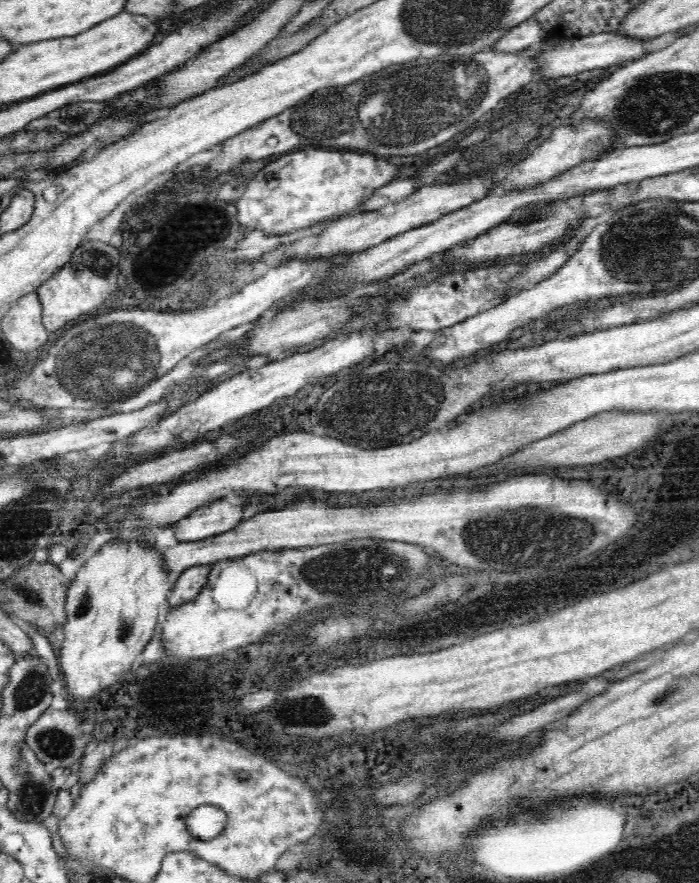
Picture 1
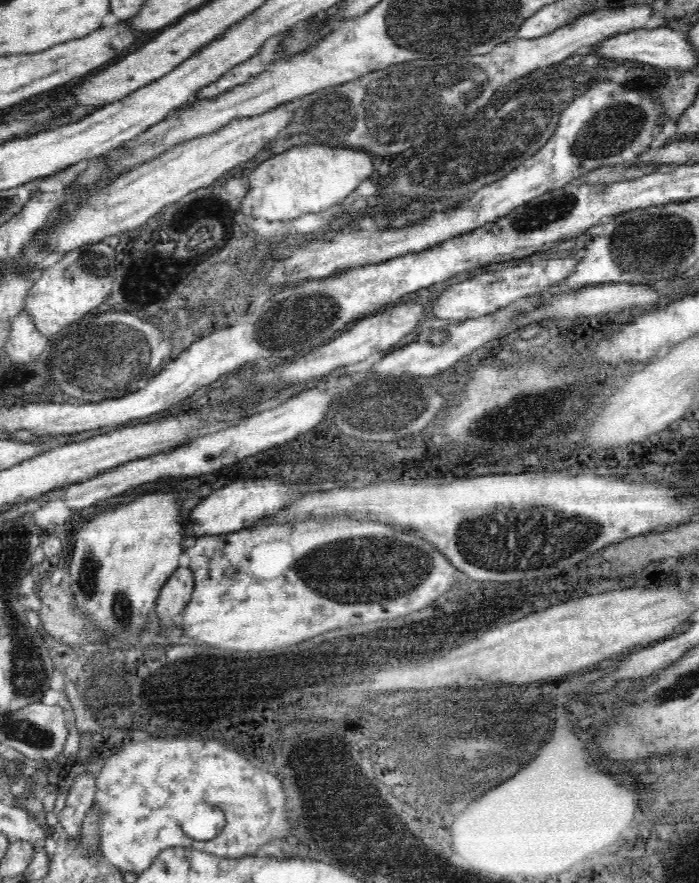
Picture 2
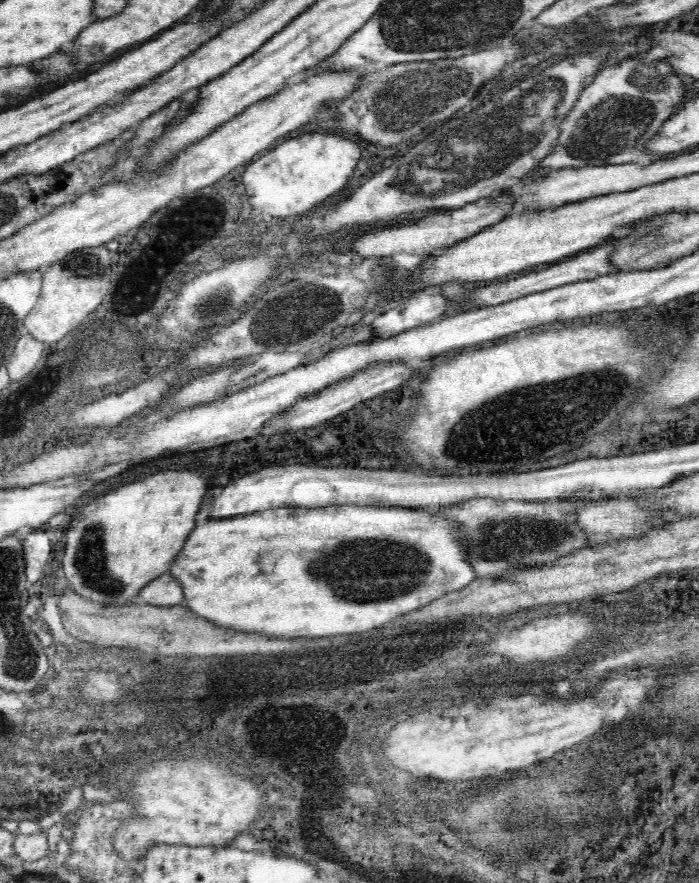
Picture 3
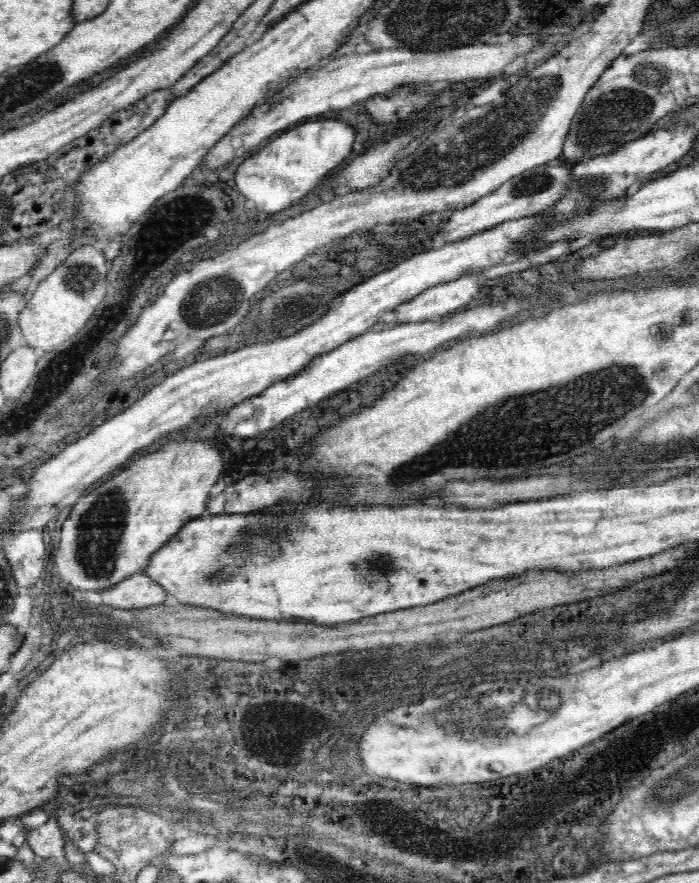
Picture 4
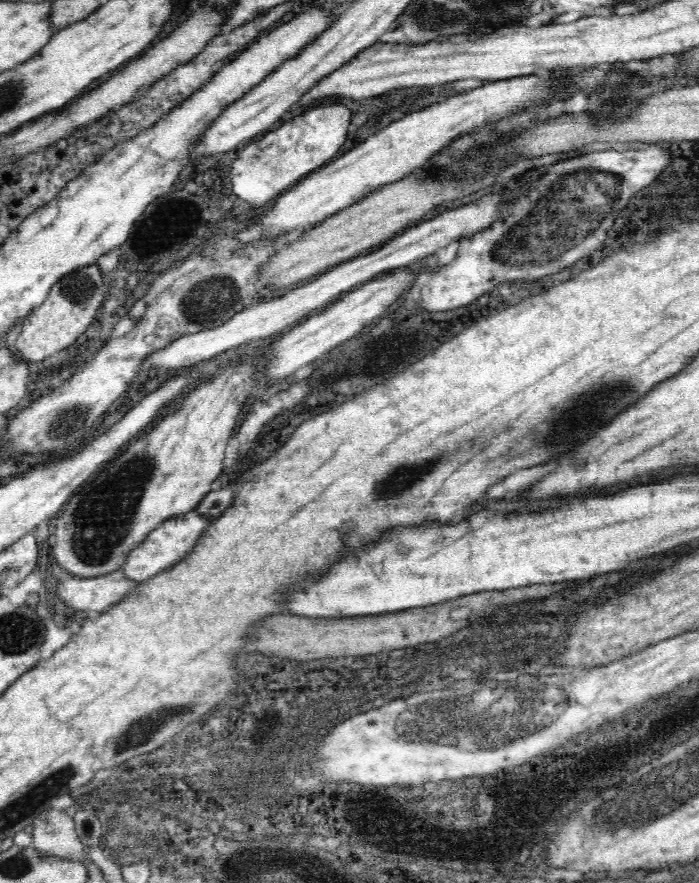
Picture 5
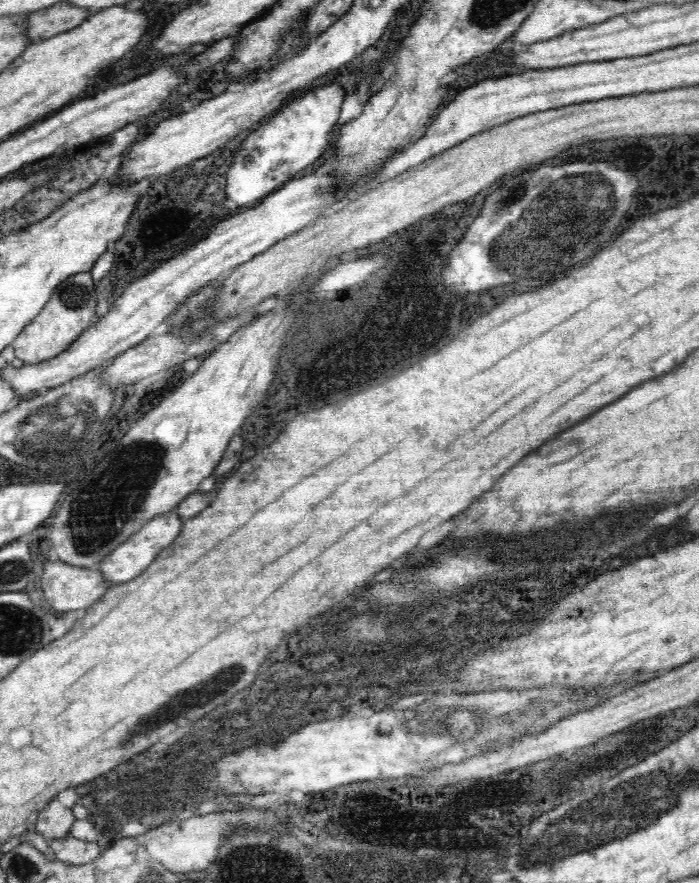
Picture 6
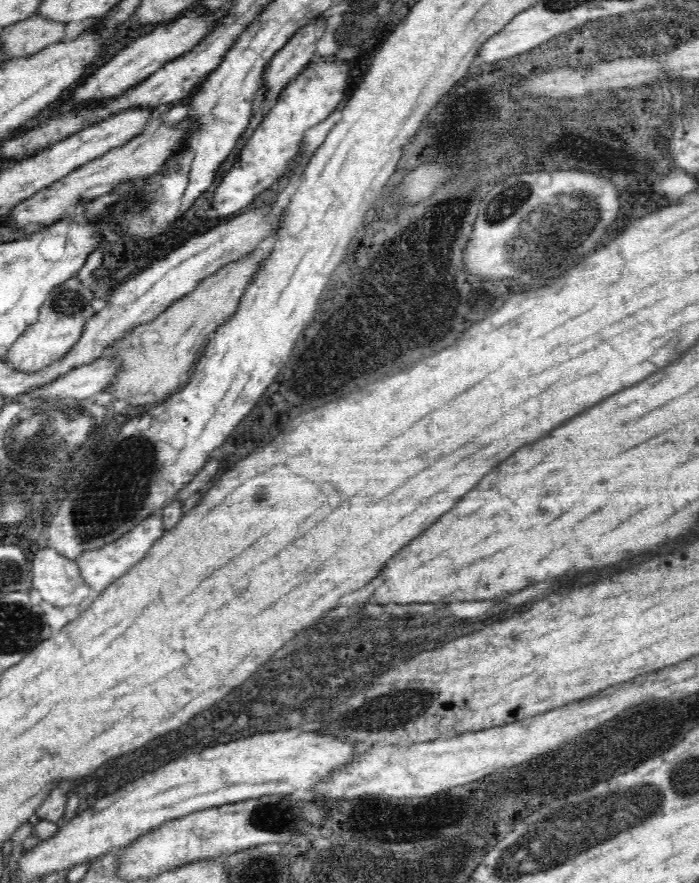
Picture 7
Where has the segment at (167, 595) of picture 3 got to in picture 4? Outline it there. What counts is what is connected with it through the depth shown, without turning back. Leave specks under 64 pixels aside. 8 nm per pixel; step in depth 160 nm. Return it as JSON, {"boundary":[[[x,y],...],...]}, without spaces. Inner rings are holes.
{"boundary":[[[143,572],[96,592],[92,598],[109,608],[131,610],[162,604],[167,592]]]}

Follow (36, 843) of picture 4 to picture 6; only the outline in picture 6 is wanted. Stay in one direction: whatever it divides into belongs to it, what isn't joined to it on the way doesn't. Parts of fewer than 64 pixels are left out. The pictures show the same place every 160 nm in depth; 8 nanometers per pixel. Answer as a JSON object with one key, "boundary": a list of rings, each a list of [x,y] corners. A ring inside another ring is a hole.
{"boundary":[[[54,798],[39,812],[34,826],[46,840],[61,839],[70,835],[74,820],[76,818],[73,809],[62,806],[62,803]]]}

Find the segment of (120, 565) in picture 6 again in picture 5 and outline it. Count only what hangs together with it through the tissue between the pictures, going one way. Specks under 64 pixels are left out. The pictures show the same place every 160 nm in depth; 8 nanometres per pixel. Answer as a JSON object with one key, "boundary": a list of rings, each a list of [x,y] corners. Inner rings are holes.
{"boundary":[[[195,510],[186,514],[177,514],[175,517],[168,518],[168,521],[164,522],[162,526],[156,527],[142,544],[138,544],[137,548],[130,552],[125,566],[122,568],[126,578],[137,582],[145,581],[166,568],[170,568],[178,560],[182,560],[192,550],[198,536],[208,526],[208,520],[204,520],[200,516],[201,514],[196,514]]]}

